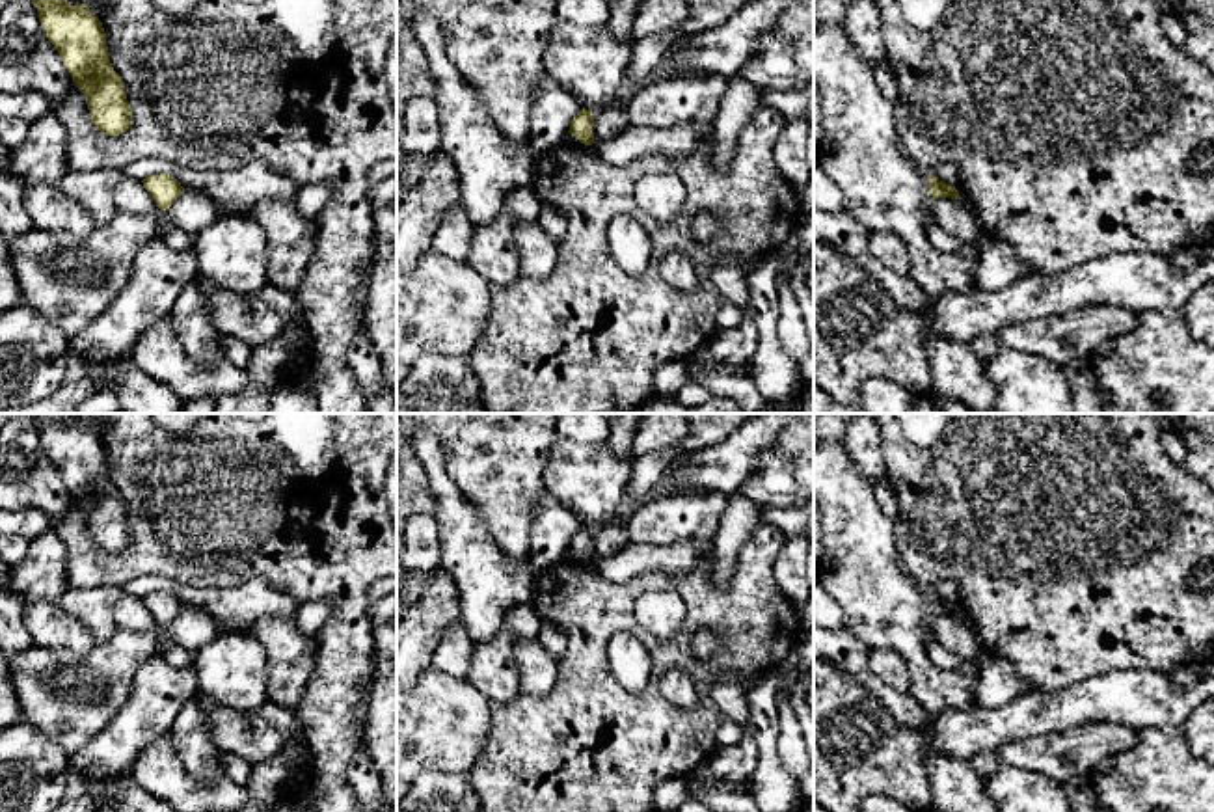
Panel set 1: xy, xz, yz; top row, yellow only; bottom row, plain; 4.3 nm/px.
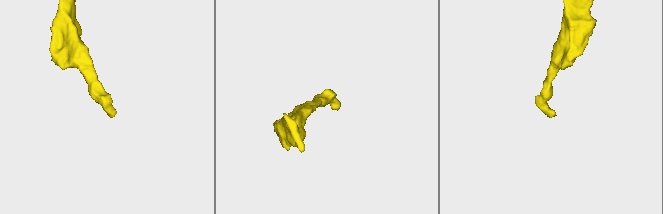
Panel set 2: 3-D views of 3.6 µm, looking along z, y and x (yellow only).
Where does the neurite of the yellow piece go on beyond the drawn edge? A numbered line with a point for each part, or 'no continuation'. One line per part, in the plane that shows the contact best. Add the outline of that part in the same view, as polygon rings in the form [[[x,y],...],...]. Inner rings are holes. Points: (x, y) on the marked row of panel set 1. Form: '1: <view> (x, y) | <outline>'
no continuation

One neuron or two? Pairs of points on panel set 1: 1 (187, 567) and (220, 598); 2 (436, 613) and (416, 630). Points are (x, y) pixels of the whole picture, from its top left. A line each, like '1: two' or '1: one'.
1: two
2: one

